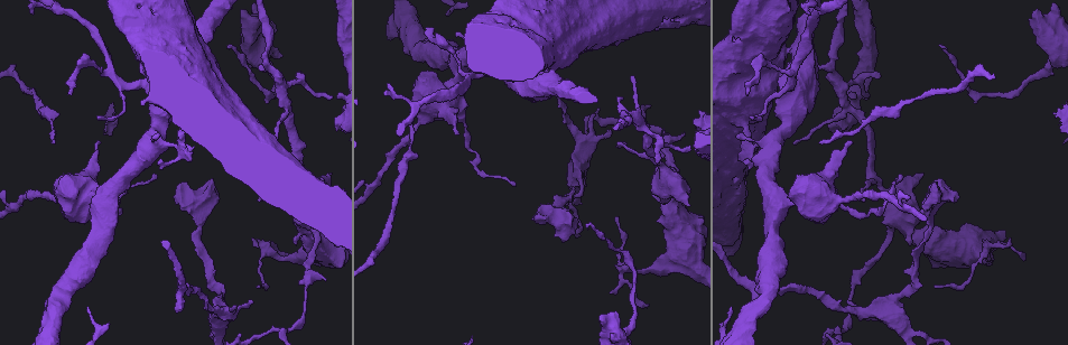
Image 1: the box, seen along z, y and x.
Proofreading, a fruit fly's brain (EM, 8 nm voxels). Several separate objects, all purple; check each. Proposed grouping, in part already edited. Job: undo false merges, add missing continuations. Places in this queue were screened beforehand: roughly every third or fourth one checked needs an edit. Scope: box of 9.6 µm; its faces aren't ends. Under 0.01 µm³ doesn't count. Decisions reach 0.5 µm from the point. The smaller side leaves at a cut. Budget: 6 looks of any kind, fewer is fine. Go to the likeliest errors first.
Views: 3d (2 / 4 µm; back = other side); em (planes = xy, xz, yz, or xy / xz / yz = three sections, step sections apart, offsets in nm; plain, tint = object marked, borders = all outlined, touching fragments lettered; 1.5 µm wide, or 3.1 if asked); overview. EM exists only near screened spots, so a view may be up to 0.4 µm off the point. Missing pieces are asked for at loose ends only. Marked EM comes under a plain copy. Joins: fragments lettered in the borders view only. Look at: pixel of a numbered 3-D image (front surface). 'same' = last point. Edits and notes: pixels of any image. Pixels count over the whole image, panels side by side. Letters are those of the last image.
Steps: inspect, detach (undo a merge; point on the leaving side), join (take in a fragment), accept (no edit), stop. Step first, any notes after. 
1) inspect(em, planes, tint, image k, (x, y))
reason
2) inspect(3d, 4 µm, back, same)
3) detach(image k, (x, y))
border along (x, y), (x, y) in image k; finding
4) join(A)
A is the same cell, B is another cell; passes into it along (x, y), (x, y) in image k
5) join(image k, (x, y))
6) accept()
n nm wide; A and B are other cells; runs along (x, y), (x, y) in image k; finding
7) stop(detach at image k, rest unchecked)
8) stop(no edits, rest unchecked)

inspect(em, planes, borders, image 1, (555, 235))

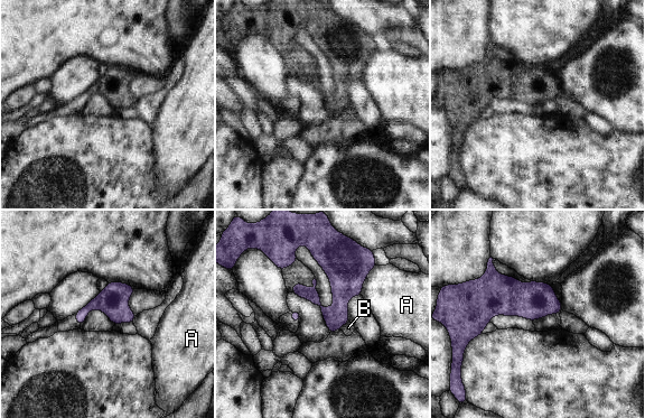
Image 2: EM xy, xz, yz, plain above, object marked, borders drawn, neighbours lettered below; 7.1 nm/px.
accept()
B touches over 100 nm; A and B are other cells; border along (348, 321), (338, 328) in image 2; none of them fits

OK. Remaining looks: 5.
inspect(em, xz, step 8, tint, image 1, (1021, 256))
an open end

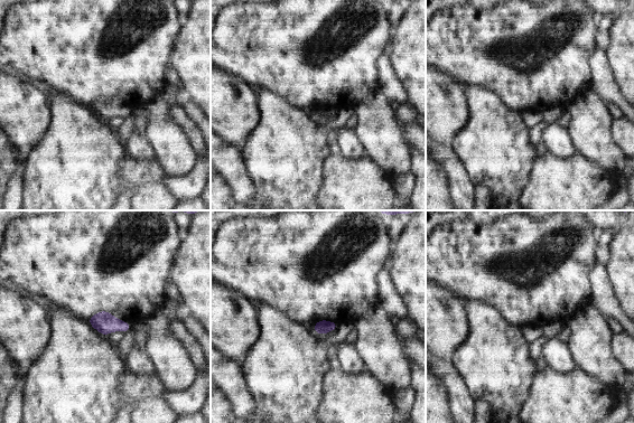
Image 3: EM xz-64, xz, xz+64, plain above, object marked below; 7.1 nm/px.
inspect(em, planes, borders, same)
another direction

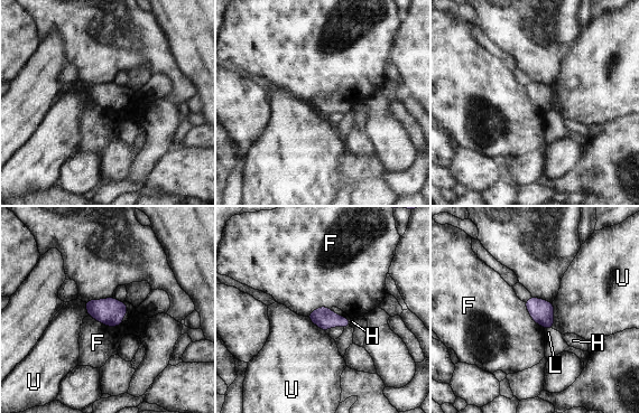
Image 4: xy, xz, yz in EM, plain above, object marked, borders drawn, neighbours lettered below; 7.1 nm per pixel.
accept()
F, H, L and U are other cells; border along (89, 315), (108, 326), (121, 325) in image 4; none of them fits

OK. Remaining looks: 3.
inspect(3d, 4 µm, image 1, (617, 217))
free end

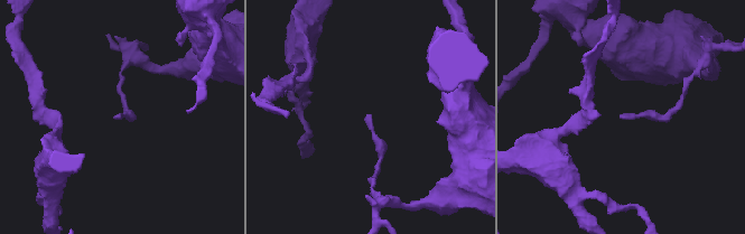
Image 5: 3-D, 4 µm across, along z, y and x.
inspect(em, yz, step 4, tint, image 5, (365, 117))
need the tissue

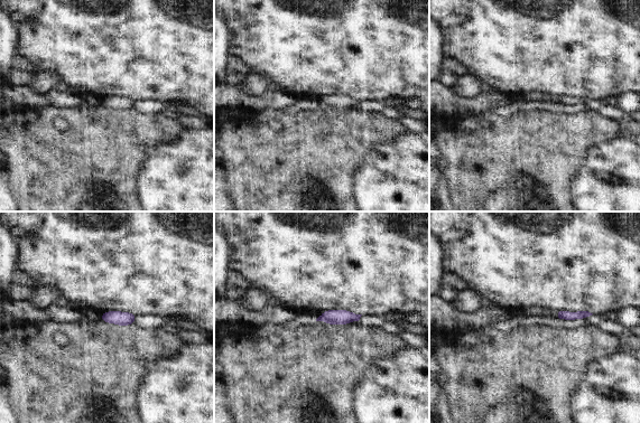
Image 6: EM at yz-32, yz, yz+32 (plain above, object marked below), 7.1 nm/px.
inspect(em, planes, borders, same)
another direction

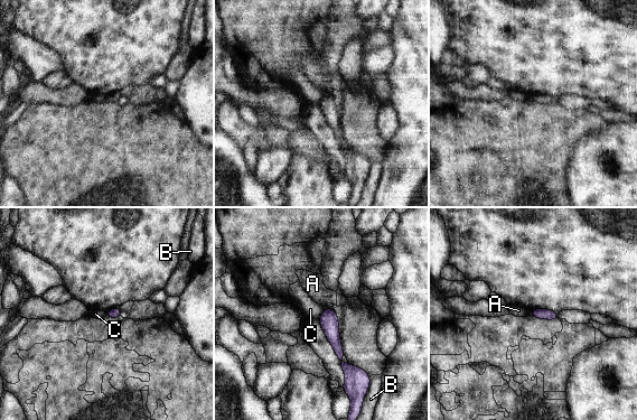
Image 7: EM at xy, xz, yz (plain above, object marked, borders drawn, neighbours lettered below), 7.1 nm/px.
accept()
80 nm wide; A, B and C are other cells; border along (324, 309), (318, 319) in image 7; none of them fits

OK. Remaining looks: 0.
stop(no edits, rest unchecked)

